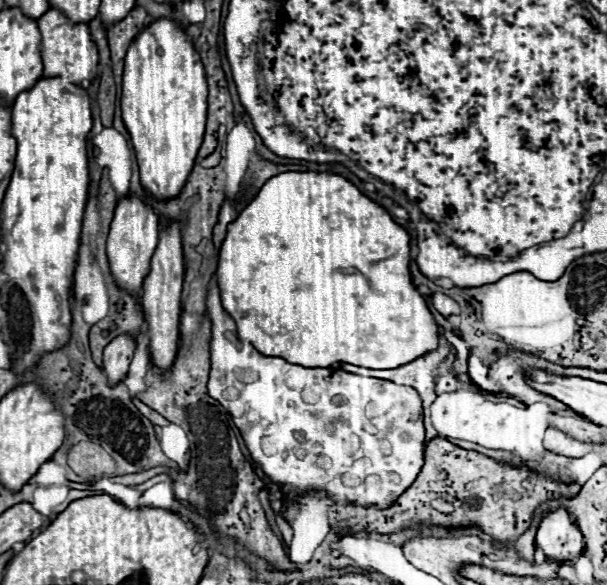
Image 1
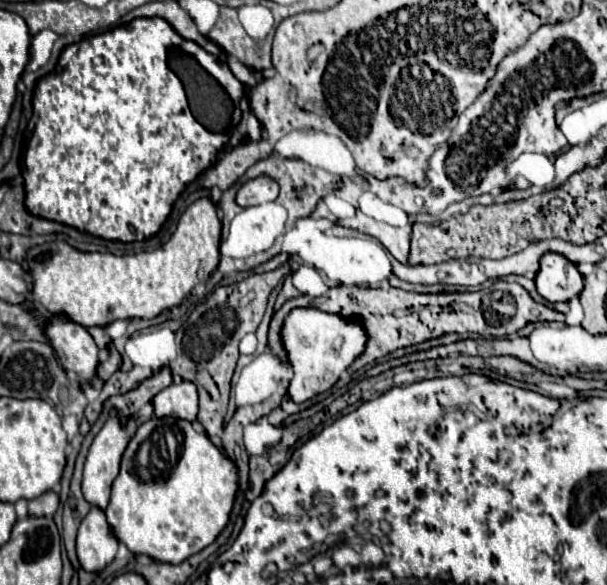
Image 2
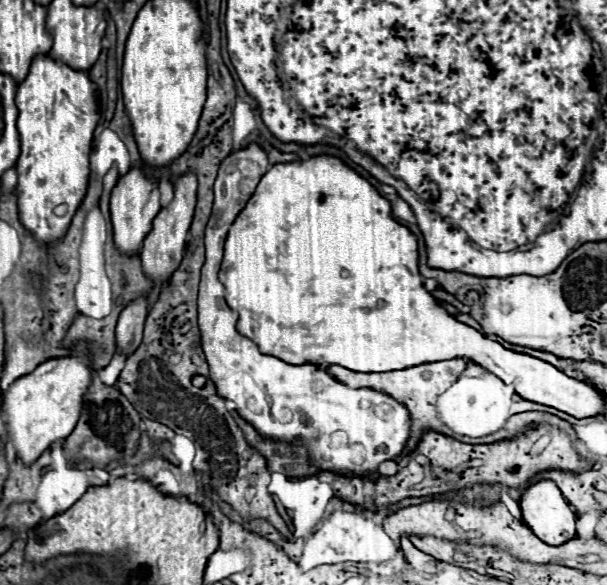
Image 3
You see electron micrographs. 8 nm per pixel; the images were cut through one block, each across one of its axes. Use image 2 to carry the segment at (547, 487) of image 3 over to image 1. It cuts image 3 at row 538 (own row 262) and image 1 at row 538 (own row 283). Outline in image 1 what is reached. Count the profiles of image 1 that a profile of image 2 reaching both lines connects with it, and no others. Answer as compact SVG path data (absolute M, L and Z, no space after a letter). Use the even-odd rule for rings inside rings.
M564 508L548 510L540 518L536 546L556 562L570 562L584 550L584 538Z

